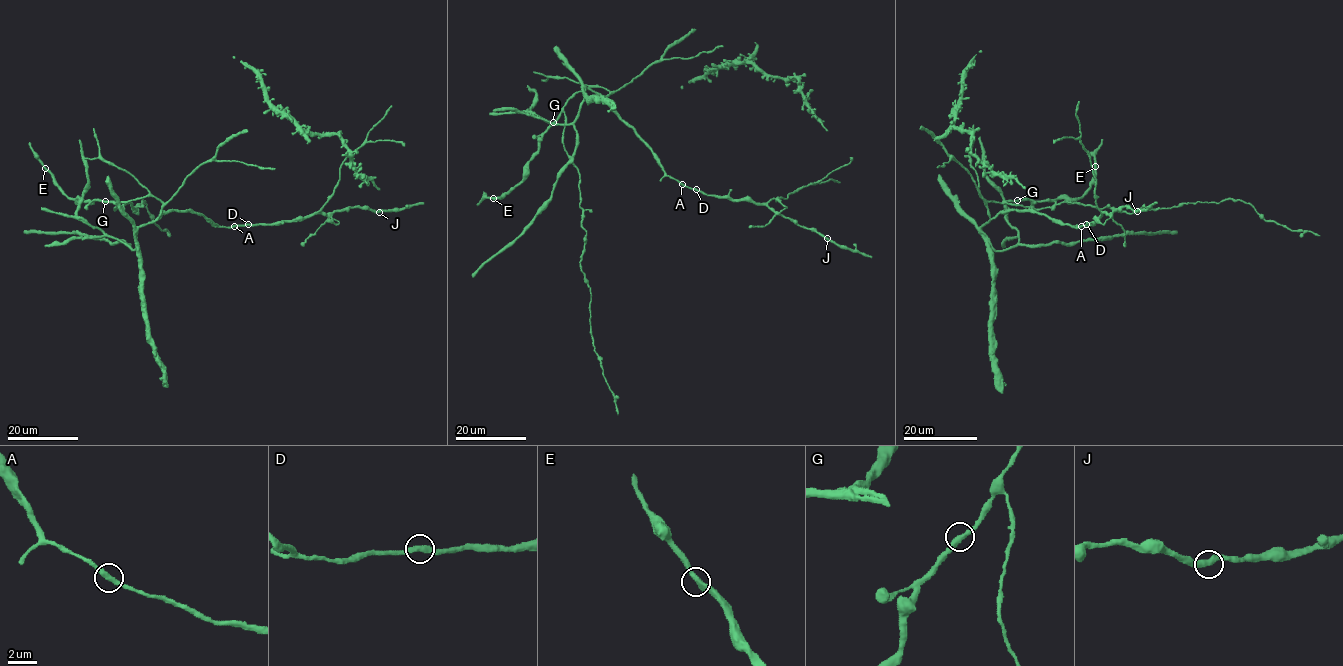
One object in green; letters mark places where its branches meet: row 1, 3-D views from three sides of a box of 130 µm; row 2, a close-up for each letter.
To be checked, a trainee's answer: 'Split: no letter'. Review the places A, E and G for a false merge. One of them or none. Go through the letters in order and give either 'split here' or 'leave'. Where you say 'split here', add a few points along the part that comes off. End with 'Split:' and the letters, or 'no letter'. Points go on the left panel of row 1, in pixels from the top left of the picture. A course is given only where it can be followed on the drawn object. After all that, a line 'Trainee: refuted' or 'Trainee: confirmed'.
A: leave
E: leave
G: leave
Split: no letter
Trainee: confirmed

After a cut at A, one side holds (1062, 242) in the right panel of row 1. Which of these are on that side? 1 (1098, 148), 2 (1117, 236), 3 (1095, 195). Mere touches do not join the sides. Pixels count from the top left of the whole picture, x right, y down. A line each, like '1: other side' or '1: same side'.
1: same side
2: same side
3: other side

